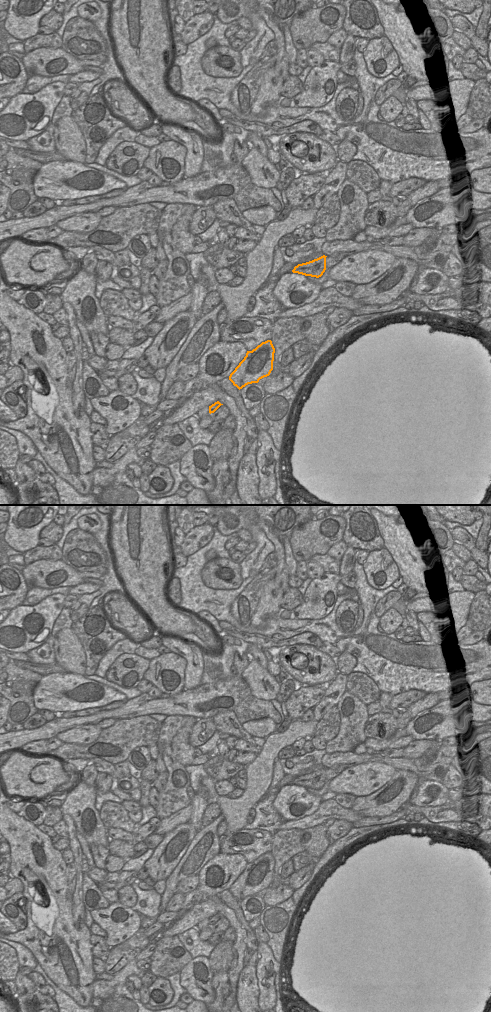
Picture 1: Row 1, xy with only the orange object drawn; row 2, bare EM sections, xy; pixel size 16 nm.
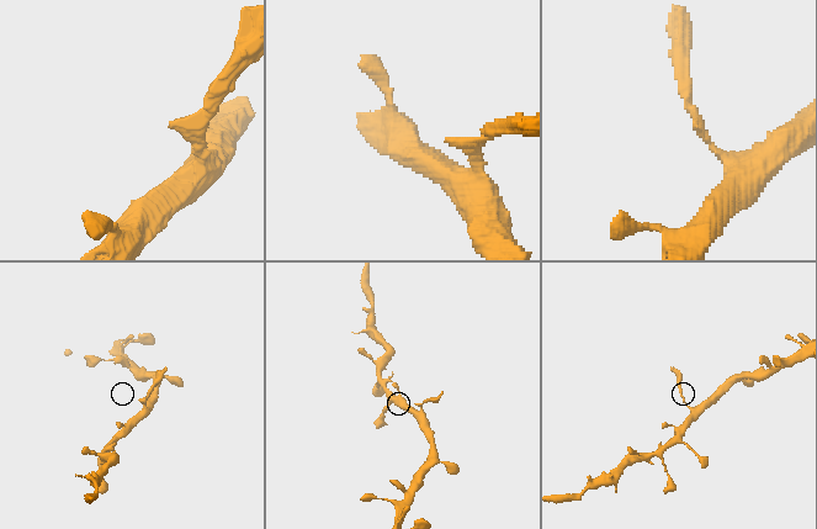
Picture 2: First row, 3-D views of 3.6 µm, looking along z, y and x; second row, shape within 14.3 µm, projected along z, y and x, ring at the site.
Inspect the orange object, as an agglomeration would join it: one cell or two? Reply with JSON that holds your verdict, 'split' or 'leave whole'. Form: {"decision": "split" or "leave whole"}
{"decision": "split"}

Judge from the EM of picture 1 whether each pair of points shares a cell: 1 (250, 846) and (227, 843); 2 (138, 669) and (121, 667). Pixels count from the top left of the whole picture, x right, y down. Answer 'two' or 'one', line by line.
1: one
2: one

